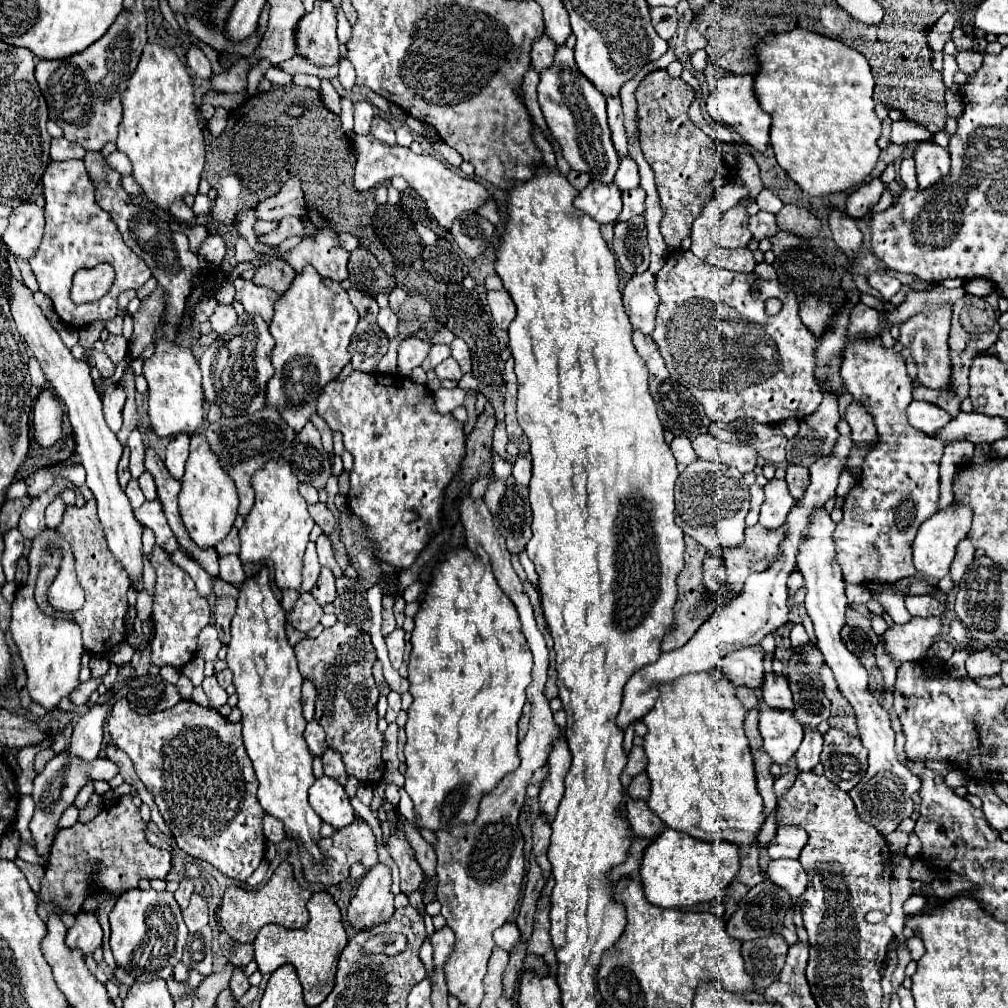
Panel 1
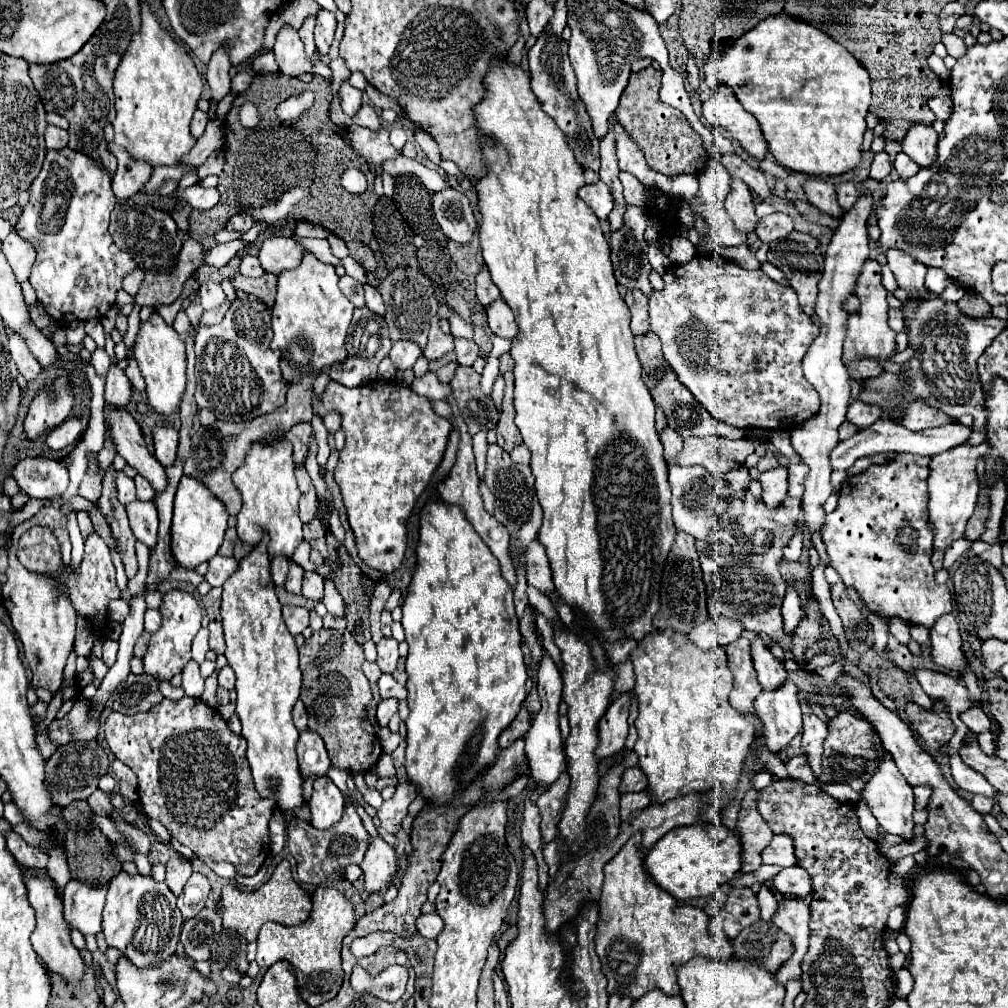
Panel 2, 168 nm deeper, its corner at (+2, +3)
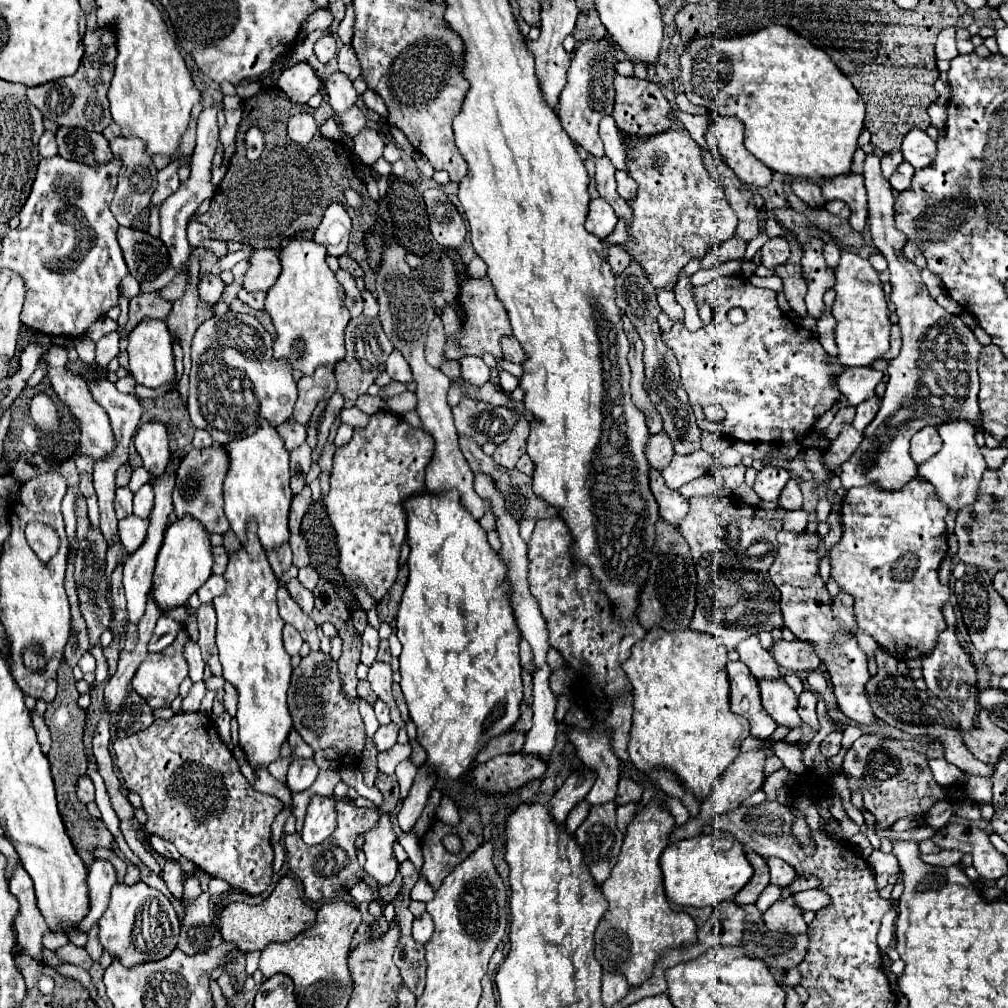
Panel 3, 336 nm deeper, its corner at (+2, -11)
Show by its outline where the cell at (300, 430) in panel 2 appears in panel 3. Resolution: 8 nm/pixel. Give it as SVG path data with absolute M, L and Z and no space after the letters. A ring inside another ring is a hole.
M287 420L287 422L283 422L281 426L277 426L277 432L281 434L287 450L293 450L293 448L301 446L301 444L305 442L305 436L307 436L305 428L303 428L301 424L293 422L293 420Z

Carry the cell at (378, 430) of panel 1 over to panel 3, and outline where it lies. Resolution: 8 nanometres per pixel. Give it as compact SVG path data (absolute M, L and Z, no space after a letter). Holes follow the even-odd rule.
M377 412L371 416L369 424L361 430L355 430L355 436L349 444L335 450L333 470L329 480L329 494L323 498L327 516L335 528L337 548L339 548L339 568L345 582L357 580L377 602L393 586L399 572L399 550L407 536L407 514L401 506L403 498L425 492L425 464L433 456L433 440L429 434L411 428L399 416L389 412Z

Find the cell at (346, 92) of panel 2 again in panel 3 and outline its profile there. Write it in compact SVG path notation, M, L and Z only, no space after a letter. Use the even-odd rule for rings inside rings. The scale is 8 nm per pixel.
M339 70L329 74L327 80L323 82L323 86L327 88L329 104L335 112L345 112L357 102L357 92L353 88L353 82L349 80L347 74L343 74Z

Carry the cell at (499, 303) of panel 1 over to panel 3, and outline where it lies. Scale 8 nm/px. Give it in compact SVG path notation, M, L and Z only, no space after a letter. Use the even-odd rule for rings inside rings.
M505 338L501 340L501 348L503 348L503 358L509 360L509 362L515 362L515 364L523 364L527 358L525 358L525 352L521 348L521 344L517 344L515 338Z

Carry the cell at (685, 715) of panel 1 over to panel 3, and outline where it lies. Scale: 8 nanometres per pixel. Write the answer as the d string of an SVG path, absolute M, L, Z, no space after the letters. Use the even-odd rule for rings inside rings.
M657 626L631 648L631 656L623 664L623 670L633 684L633 726L627 744L629 760L643 772L655 766L673 770L685 788L701 802L711 796L713 784L737 758L741 740L749 736L749 722L729 710L729 680L725 666L727 650L719 638L691 628L665 632Z

